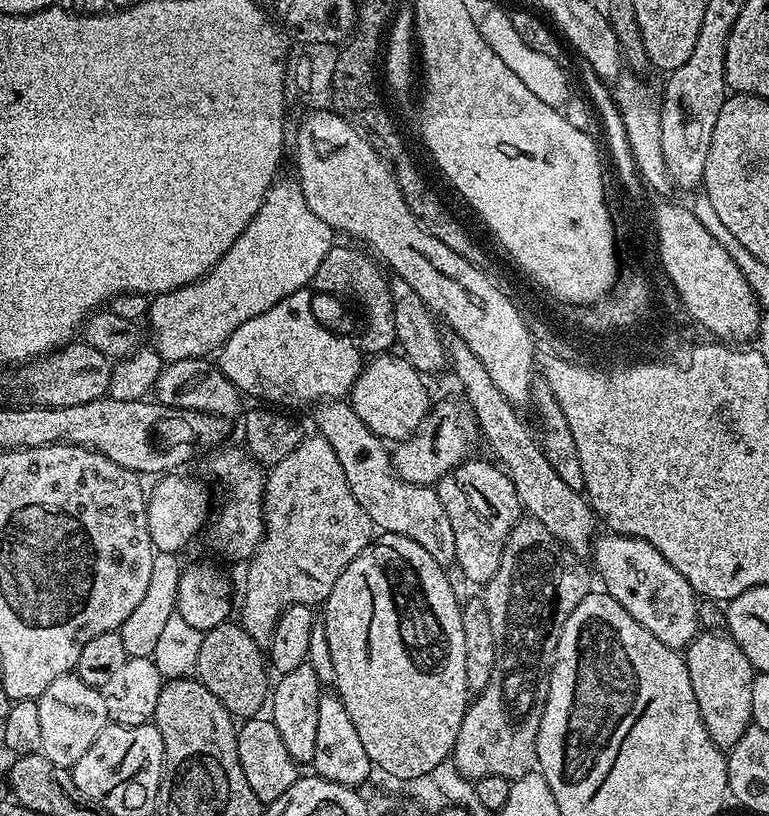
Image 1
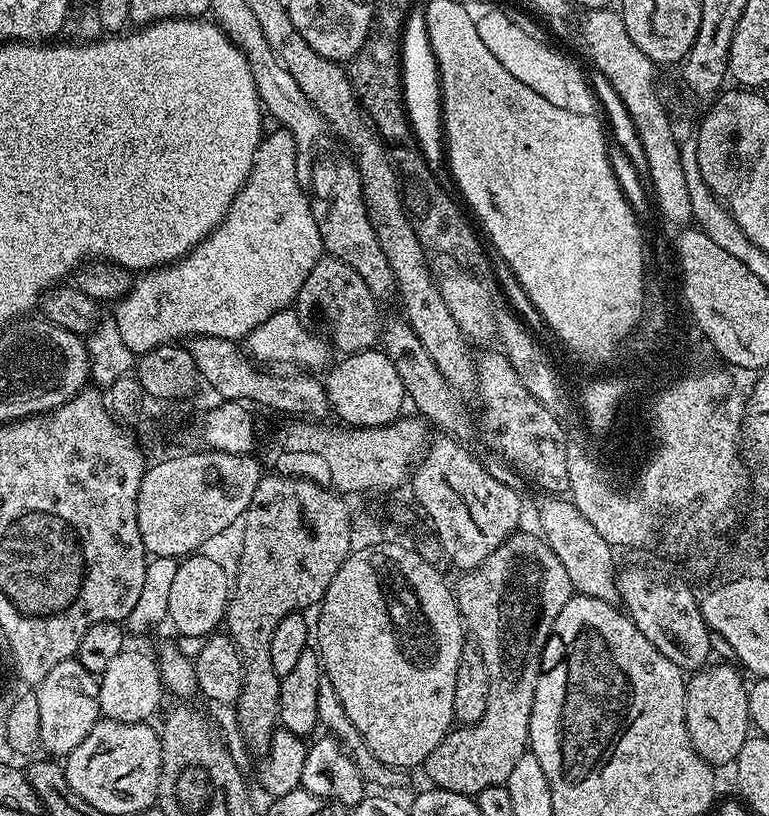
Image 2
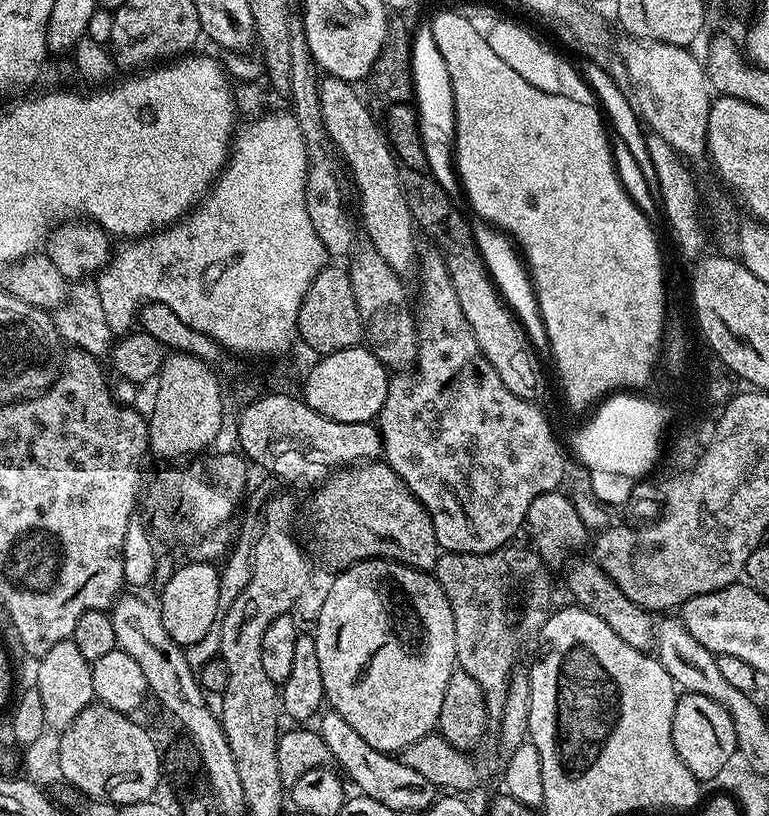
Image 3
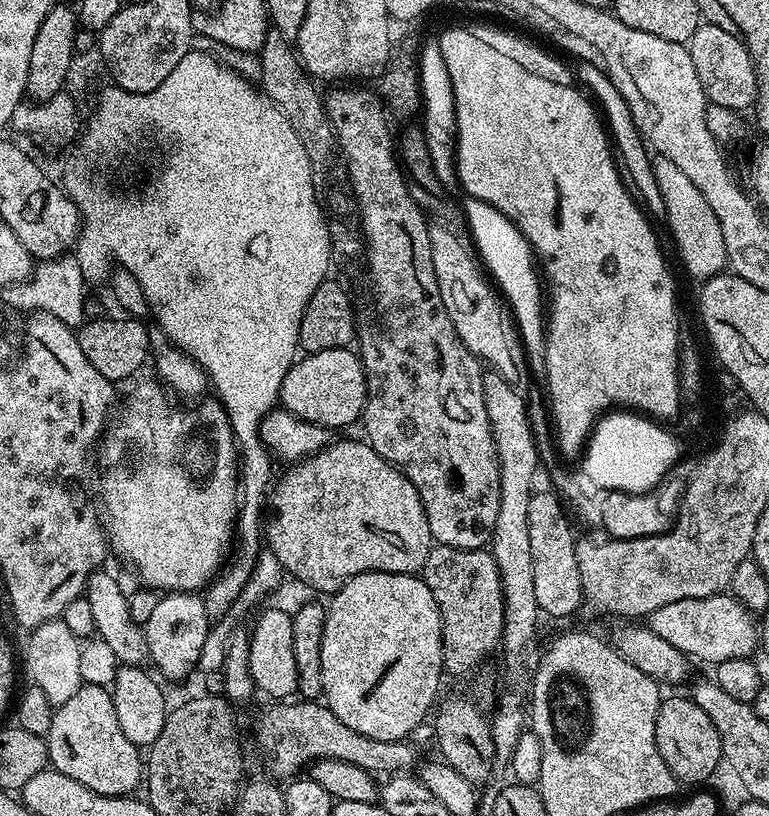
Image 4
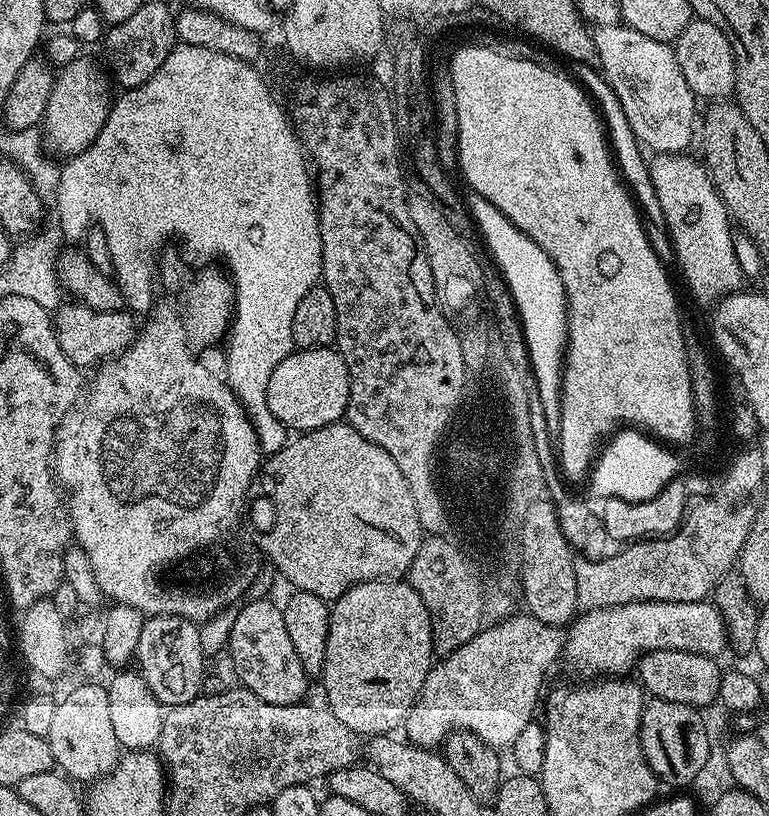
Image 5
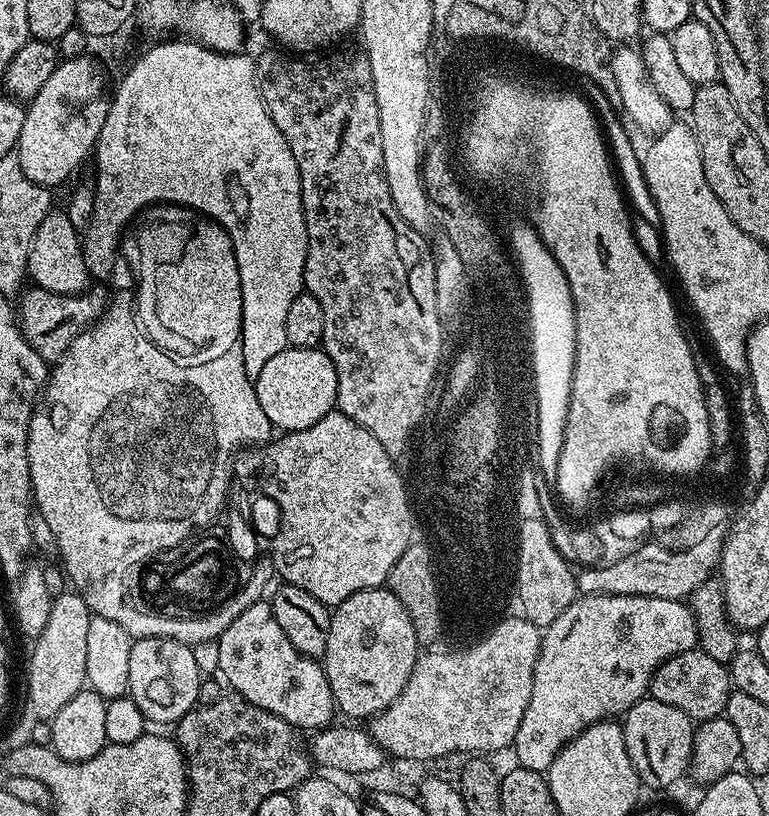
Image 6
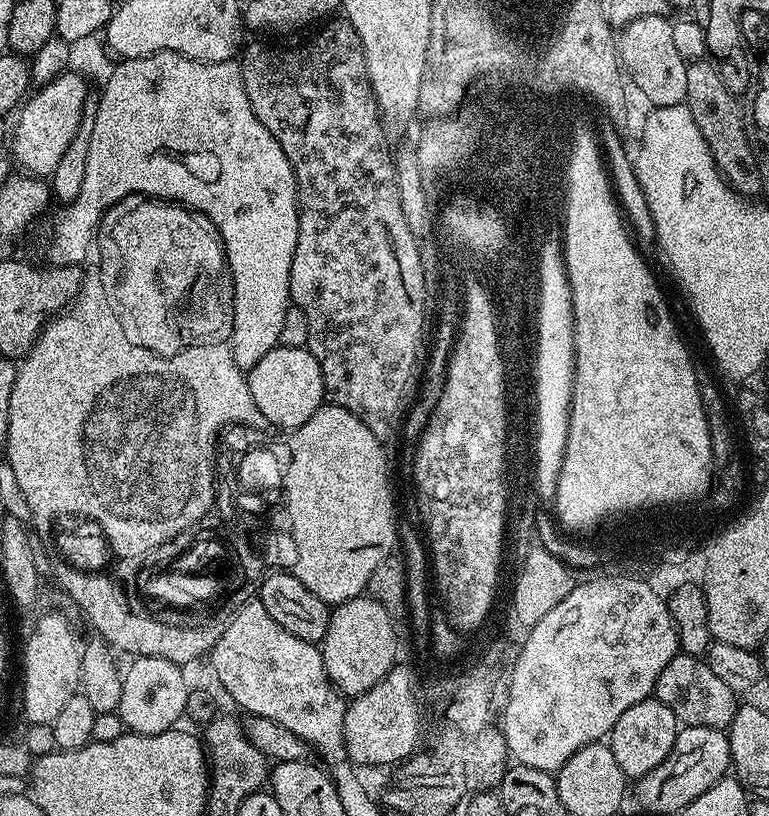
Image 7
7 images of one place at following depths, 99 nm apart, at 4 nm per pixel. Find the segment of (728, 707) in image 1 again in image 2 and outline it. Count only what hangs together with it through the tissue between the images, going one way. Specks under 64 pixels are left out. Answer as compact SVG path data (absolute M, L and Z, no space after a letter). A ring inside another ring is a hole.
M728 662L714 664L687 677L686 730L690 734L694 750L706 763L713 766L731 765L742 746L750 739L748 728L750 729L752 715L748 709L749 685L744 684L740 677L739 667Z

